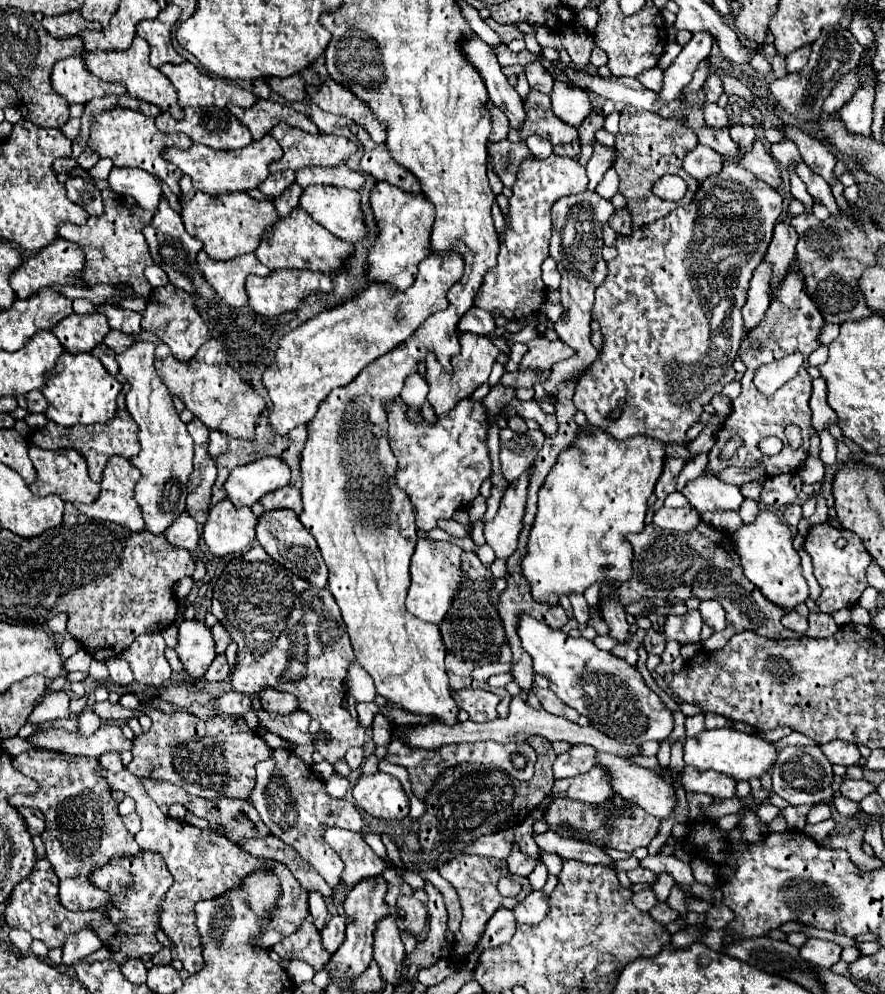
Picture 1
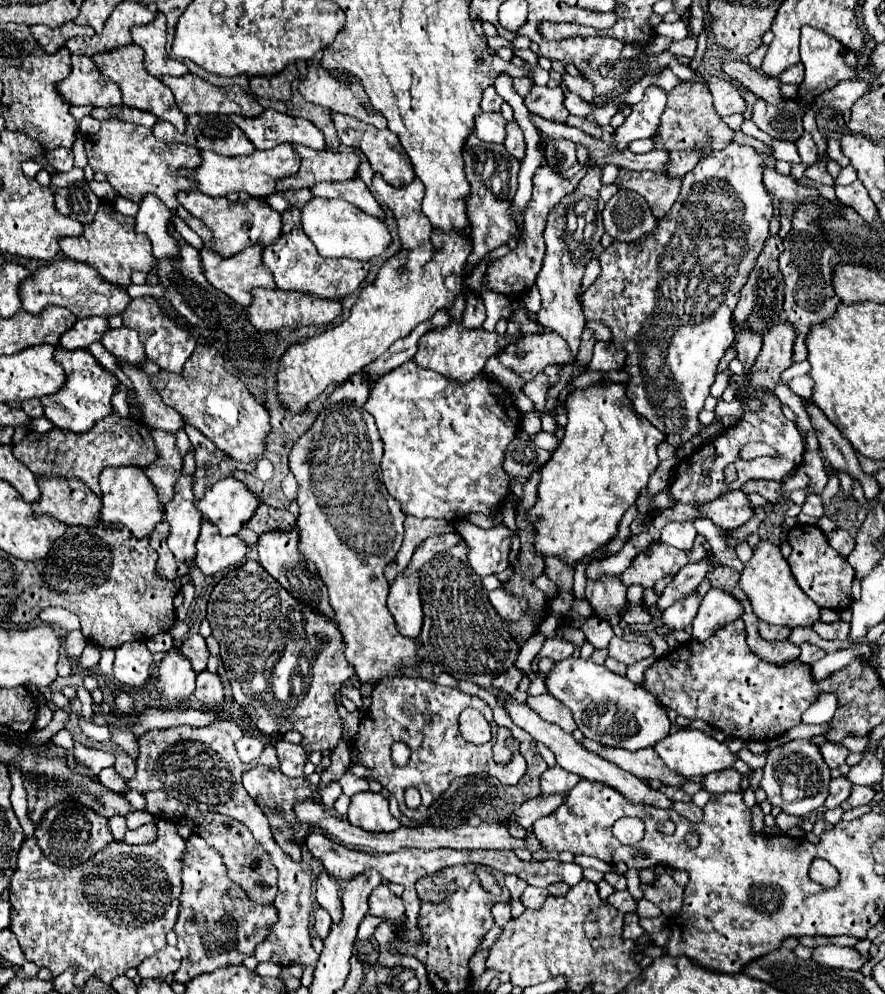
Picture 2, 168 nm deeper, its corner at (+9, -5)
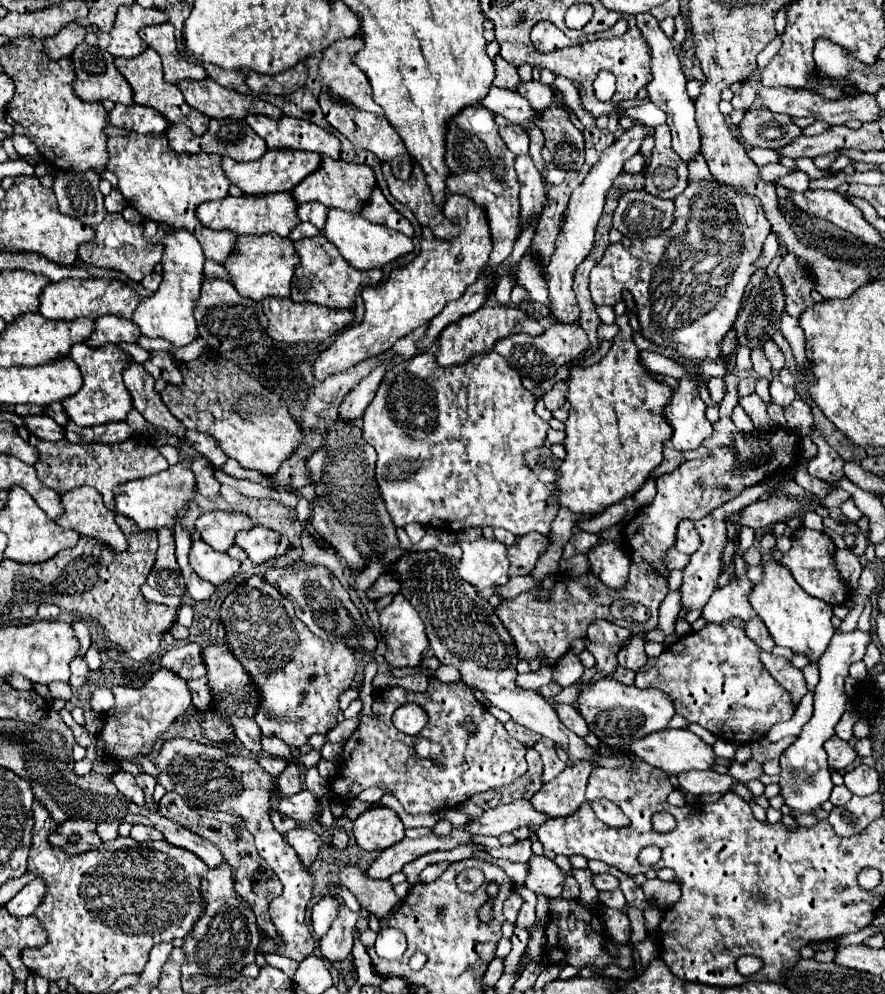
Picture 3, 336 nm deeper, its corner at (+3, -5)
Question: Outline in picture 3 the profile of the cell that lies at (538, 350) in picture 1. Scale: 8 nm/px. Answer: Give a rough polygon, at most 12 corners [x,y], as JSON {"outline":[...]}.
{"outline":[[579,324],[513,334],[493,350],[533,382],[553,378],[591,344]]}

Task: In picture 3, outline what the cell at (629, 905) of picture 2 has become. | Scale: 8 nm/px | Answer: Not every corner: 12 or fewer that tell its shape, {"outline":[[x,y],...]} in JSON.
{"outline":[[599,892],[599,902],[607,908],[623,910],[623,892]]}

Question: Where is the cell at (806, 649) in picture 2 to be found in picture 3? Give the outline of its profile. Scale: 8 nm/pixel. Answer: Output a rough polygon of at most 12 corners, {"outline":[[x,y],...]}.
{"outline":[[805,666],[807,690],[813,692],[819,682],[819,668]]}

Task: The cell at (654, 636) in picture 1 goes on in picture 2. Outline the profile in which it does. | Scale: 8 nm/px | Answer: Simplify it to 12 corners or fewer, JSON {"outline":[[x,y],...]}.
{"outline":[[617,636],[609,656],[627,666],[653,656],[651,644],[627,642]]}

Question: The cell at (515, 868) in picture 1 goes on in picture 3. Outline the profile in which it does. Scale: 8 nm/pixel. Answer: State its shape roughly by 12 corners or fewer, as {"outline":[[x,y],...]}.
{"outline":[[525,886],[517,888],[523,906],[515,920],[517,928],[531,930],[535,924],[535,894]]}

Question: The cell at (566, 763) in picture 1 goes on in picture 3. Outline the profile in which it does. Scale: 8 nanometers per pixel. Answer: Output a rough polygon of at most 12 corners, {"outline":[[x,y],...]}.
{"outline":[[593,762],[567,766],[529,802],[547,818],[571,816],[585,800]]}

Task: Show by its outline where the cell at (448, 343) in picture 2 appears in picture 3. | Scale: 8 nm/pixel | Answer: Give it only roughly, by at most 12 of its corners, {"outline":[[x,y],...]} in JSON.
{"outline":[[485,304],[449,324],[435,352],[463,364],[517,332],[543,326],[517,306]]}

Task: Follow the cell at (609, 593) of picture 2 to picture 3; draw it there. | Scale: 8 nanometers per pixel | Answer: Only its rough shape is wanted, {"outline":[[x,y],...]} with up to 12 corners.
{"outline":[[619,542],[589,550],[591,572],[609,588],[623,588],[629,558]]}

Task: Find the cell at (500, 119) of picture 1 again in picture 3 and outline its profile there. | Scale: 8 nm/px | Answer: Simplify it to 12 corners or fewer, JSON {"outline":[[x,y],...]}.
{"outline":[[501,126],[513,154],[529,154],[529,136],[519,126]]}

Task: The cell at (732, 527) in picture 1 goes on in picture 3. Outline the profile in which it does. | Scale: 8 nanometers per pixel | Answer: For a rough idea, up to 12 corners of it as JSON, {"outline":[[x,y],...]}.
{"outline":[[741,558],[739,580],[717,588],[703,608],[707,622],[751,620],[751,580]]}

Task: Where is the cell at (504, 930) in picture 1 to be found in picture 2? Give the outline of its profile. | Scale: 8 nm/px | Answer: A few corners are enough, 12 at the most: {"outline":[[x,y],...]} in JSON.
{"outline":[[509,902],[493,906],[493,920],[505,926],[511,920]]}

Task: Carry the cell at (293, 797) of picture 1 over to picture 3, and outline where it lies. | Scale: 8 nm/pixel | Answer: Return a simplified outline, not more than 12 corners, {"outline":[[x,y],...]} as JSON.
{"outline":[[343,906],[319,938],[321,956],[335,964],[349,958],[359,914]]}

